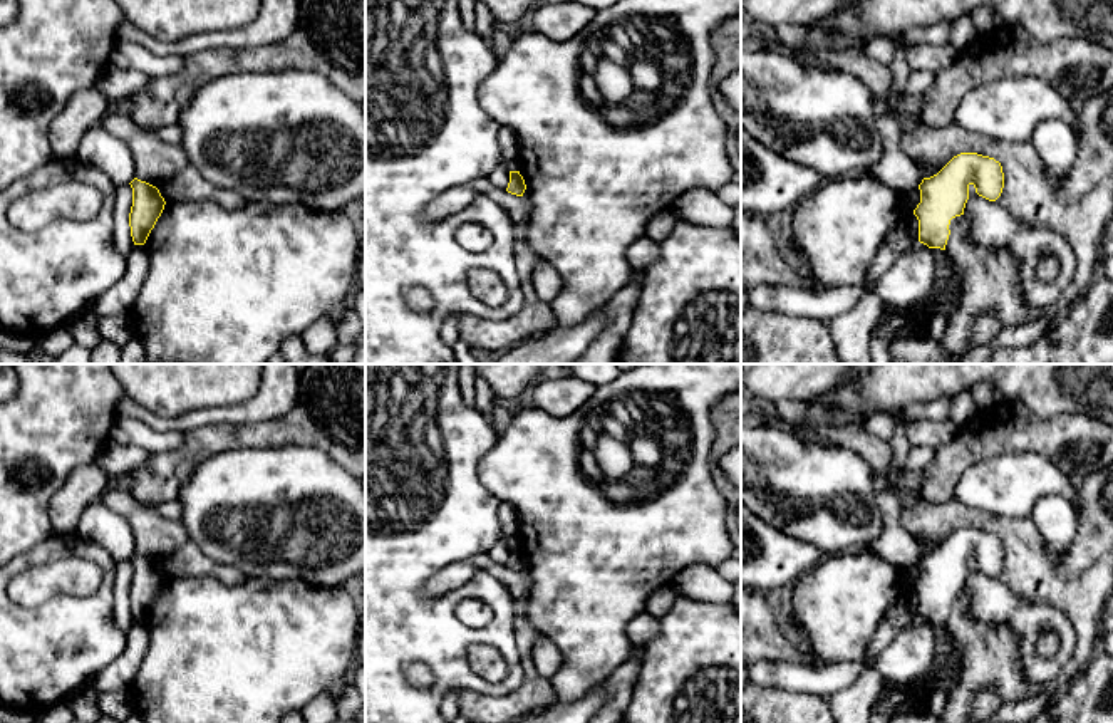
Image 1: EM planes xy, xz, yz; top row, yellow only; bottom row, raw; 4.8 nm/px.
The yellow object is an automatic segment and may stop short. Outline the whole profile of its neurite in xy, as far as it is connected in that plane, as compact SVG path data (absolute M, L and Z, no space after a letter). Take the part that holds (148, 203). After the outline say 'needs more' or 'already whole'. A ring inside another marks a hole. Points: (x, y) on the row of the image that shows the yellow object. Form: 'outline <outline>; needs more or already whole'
outline M134 178L132 206L129 213L129 226L134 245L144 245L158 218L164 210L164 198L159 190L146 181Z; already whole

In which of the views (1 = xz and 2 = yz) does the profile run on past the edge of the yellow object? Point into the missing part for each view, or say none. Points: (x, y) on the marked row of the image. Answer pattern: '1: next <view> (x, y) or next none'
1: next none
2: next none

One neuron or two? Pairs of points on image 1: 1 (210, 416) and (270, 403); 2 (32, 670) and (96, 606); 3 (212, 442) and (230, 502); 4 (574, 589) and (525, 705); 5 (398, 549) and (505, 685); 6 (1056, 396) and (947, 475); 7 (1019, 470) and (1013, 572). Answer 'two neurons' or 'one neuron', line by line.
1: one neuron
2: one neuron
3: two neurons
4: two neurons
5: one neuron
6: two neurons
7: two neurons

